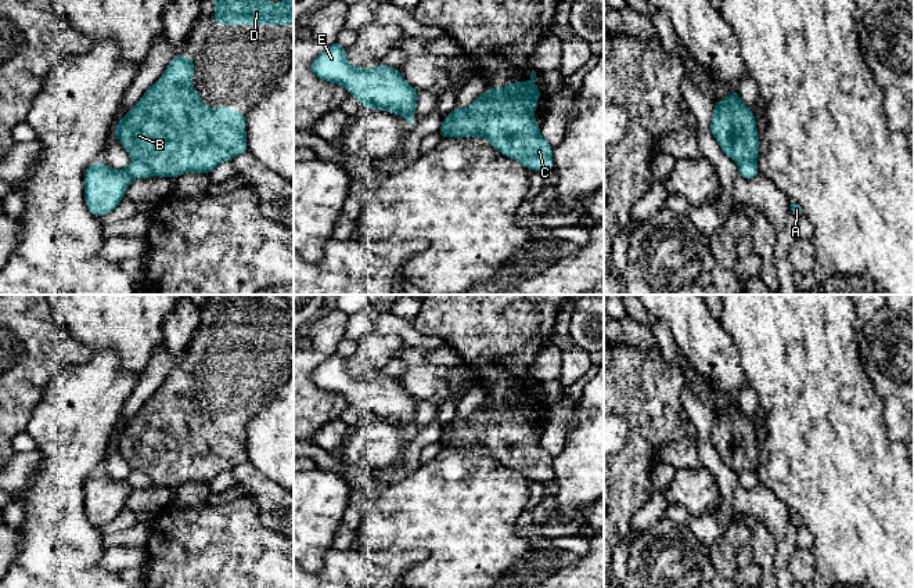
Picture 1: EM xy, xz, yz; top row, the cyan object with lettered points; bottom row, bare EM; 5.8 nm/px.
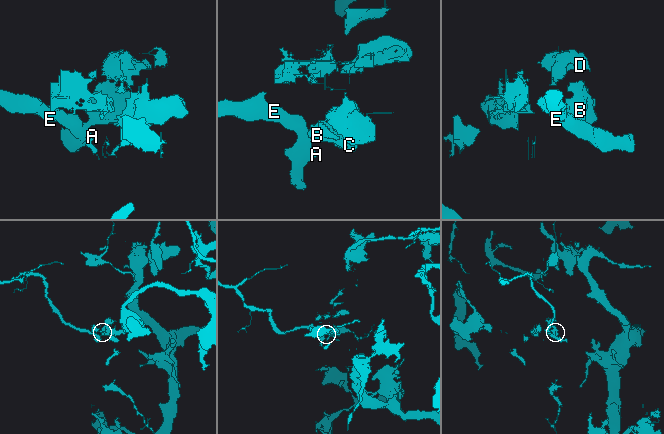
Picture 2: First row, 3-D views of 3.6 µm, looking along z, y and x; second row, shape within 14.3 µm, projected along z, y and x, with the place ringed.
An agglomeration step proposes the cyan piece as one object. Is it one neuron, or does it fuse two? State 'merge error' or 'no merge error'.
merge error

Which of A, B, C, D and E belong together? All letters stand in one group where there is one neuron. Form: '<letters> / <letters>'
A E / B C D

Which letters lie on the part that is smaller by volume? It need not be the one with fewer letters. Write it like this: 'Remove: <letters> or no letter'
Remove: A, E

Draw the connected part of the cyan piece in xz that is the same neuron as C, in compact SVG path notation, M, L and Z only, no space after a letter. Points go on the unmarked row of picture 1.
M532 382L529 392L485 400L467 419L456 416L443 428L450 436L446 447L481 447L528 480L546 483L553 479L554 458L541 447L533 423L541 407L535 389L536 382Z

